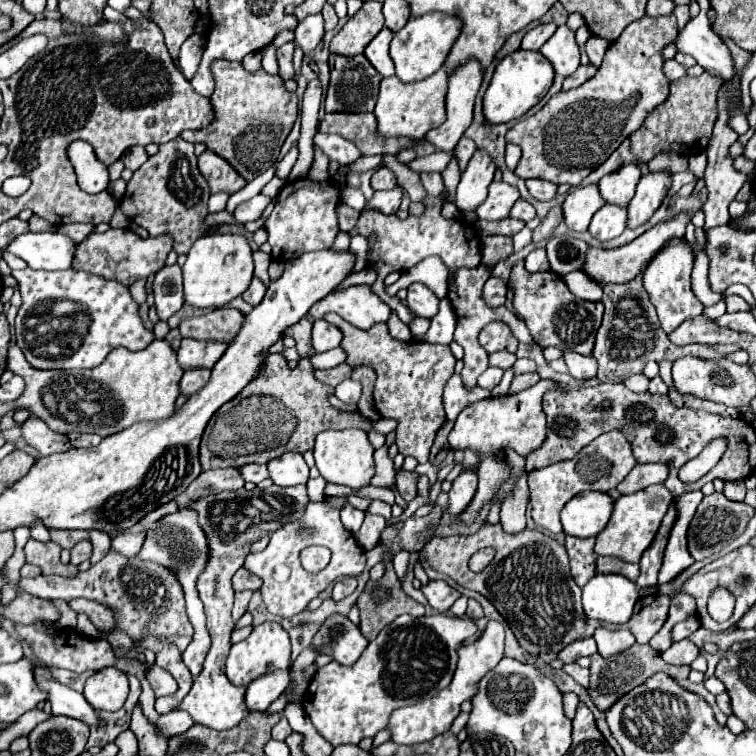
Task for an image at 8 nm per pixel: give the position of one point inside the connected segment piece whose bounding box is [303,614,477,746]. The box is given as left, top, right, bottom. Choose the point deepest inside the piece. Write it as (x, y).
(412, 658)

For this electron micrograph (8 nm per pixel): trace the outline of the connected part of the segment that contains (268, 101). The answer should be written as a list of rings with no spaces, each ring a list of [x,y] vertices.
[[[217,60],[217,64],[213,64],[213,76],[217,82],[211,96],[213,122],[199,130],[183,130],[181,138],[191,144],[205,144],[207,150],[219,154],[251,182],[275,164],[281,144],[297,120],[297,96],[285,88],[279,76],[267,74],[263,68],[245,72],[241,62]]]

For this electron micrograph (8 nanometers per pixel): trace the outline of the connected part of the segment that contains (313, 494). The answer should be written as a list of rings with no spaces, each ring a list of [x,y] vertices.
[[[319,476],[319,478],[309,478],[309,482],[307,482],[307,496],[311,498],[311,500],[323,500],[325,496],[323,496],[323,488],[325,488],[325,480]]]

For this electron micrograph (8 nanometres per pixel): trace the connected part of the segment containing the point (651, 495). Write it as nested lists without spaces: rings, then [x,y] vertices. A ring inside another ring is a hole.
[[[655,484],[655,486],[649,486],[635,494],[621,496],[615,502],[615,510],[613,510],[613,516],[611,516],[607,528],[597,536],[595,552],[599,556],[615,556],[615,558],[621,558],[627,562],[639,562],[643,552],[653,542],[657,528],[671,502],[673,502],[673,496],[663,484]]]

